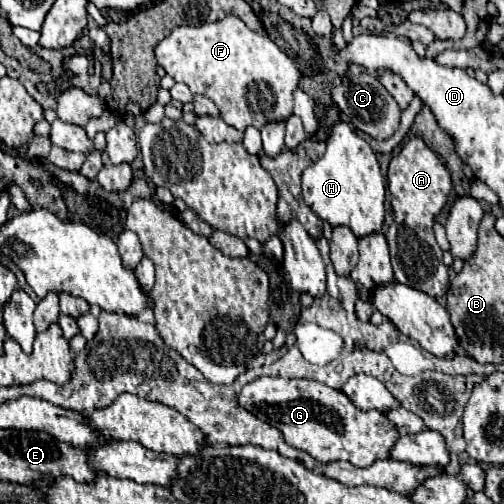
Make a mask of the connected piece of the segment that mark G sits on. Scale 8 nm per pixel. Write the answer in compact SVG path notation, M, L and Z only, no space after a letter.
M266 376L246 384L238 394L238 402L258 418L276 426L290 446L308 452L322 464L344 460L358 468L366 468L378 458L388 458L390 448L400 436L386 414L378 410L358 410L344 392L328 388L316 380Z

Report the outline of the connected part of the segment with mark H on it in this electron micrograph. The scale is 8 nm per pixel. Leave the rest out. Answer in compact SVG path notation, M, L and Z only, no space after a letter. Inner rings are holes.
M346 122L332 128L324 156L314 162L302 176L302 196L312 212L332 228L346 226L356 238L382 230L386 212L386 186L376 154Z

